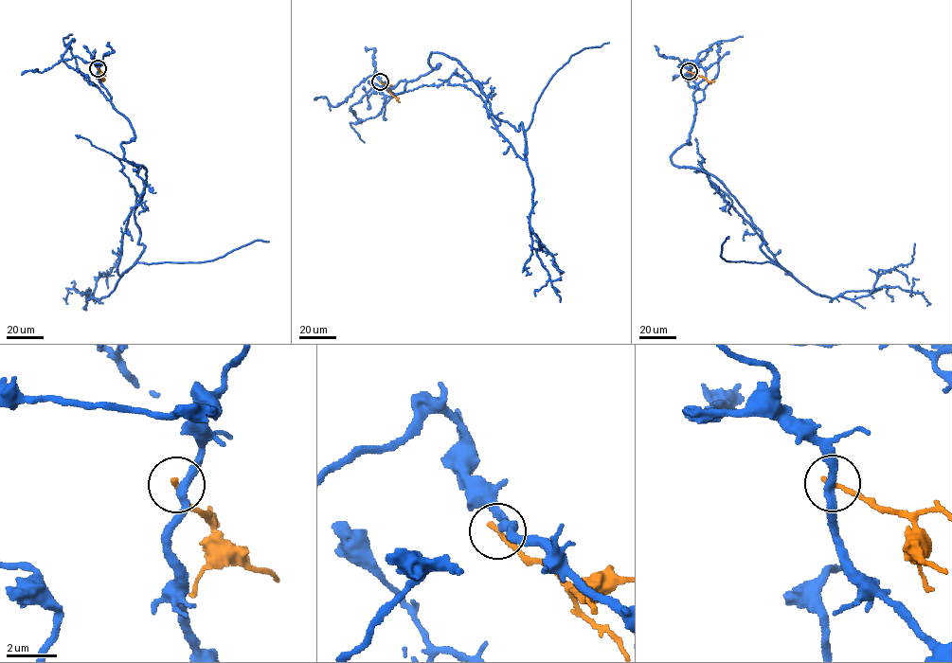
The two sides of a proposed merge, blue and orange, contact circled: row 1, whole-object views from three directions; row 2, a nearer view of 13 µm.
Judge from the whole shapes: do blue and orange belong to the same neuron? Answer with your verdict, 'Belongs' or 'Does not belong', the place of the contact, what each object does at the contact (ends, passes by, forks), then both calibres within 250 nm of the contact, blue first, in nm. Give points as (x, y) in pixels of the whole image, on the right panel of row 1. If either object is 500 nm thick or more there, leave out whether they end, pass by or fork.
Does not belong. Place: (689, 71). At the ring blue passes by. At the ring orange ends. Thickness 280 nm (blue) against 200 nm

